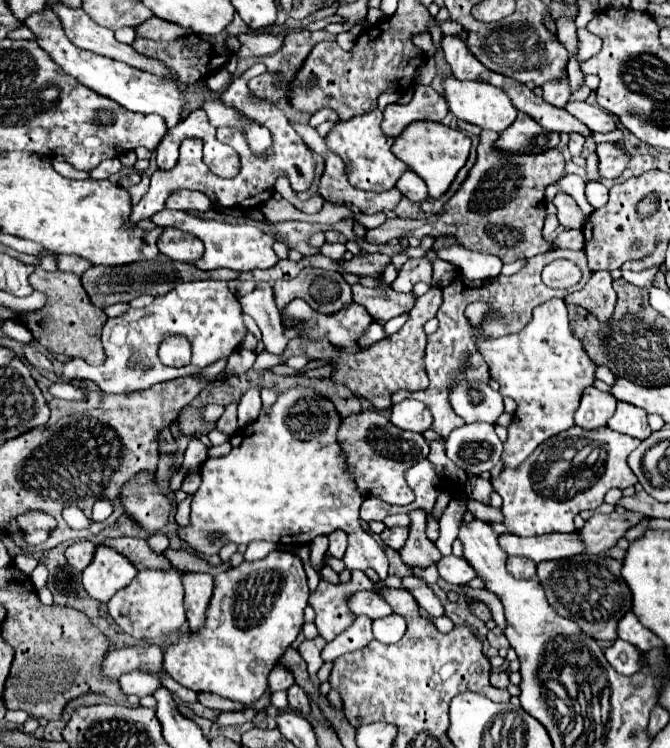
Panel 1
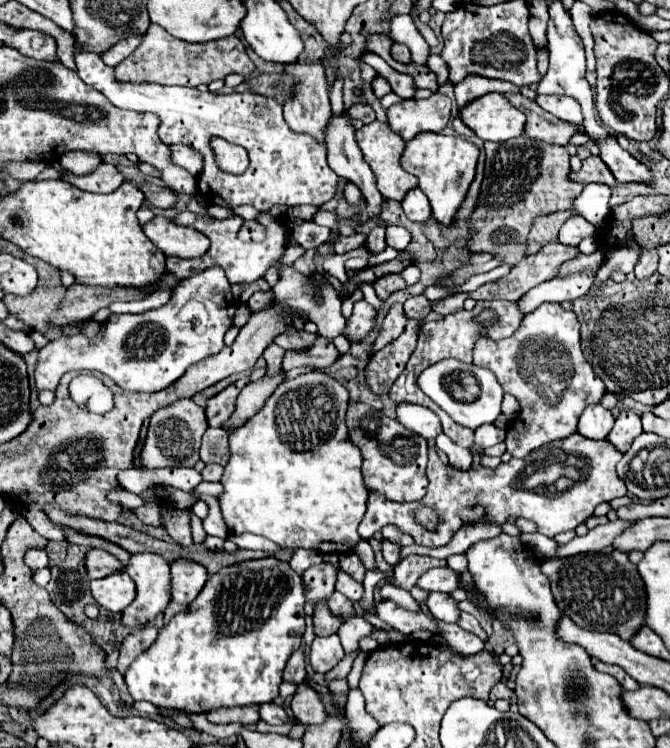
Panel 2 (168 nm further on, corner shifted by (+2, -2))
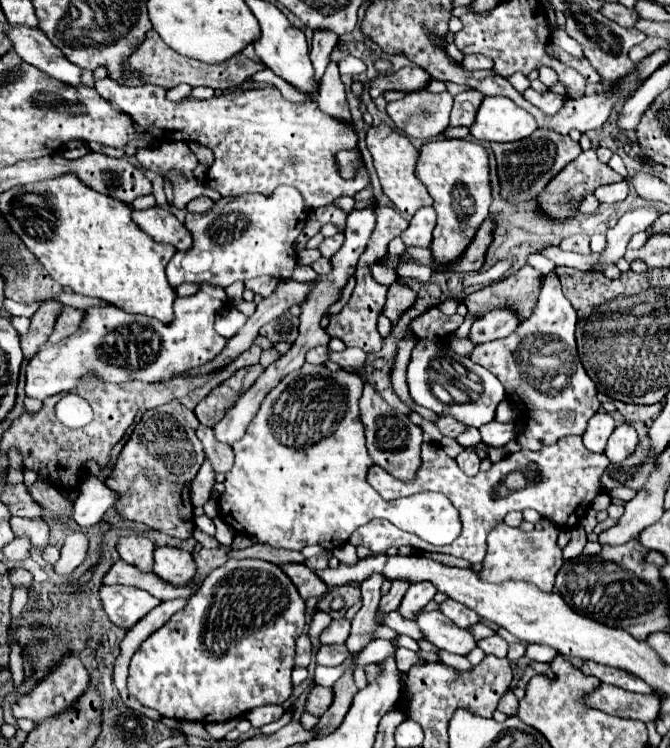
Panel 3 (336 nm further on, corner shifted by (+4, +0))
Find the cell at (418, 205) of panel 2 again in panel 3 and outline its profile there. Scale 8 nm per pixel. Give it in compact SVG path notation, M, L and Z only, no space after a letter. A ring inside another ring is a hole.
M432 206L420 208L420 212L414 214L410 220L410 226L400 234L406 246L420 246L426 248L432 242L432 230L436 224L436 212Z

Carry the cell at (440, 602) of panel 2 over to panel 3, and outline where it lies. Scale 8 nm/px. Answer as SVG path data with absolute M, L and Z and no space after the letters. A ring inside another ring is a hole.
M448 598L448 600L444 600L440 604L440 612L460 628L470 628L472 624L480 622L480 616L476 612L472 612L470 608L466 608L464 604L460 604L460 602L452 600L452 598Z

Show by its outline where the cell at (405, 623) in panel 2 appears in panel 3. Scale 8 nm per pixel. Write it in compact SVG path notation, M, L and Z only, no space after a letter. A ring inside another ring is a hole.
M438 610L418 612L414 622L418 624L424 638L432 642L436 648L448 650L452 654L462 654L462 656L468 654L472 648L476 648L476 640L472 638L472 634L452 624L452 620L444 618L444 614L440 614Z

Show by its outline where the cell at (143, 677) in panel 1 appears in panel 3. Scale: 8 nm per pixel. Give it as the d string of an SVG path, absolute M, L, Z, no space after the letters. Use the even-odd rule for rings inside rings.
M228 560L224 566L218 566L216 570L212 570L208 574L208 578L200 584L198 592L192 598L188 598L188 604L180 612L176 612L160 630L150 634L140 644L140 648L134 652L132 662L130 662L128 692L140 704L158 710L162 716L184 718L184 720L194 720L194 722L220 722L220 720L204 720L204 718L210 716L210 714L236 718L240 714L248 714L248 710L258 708L258 706L282 704L292 694L290 674L292 674L292 668L294 668L294 664L292 664L292 660L294 660L294 644L296 644L296 638L302 634L304 624L306 624L304 622L304 600L296 592L296 586L292 584L292 580L288 580L288 576L284 576L284 570L280 566L276 566L272 562L266 562L266 560Z

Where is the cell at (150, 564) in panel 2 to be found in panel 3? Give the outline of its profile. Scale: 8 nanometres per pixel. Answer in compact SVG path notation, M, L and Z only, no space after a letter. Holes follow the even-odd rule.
M124 536L118 540L118 554L124 562L140 568L142 572L152 572L154 564L154 544L144 536Z

